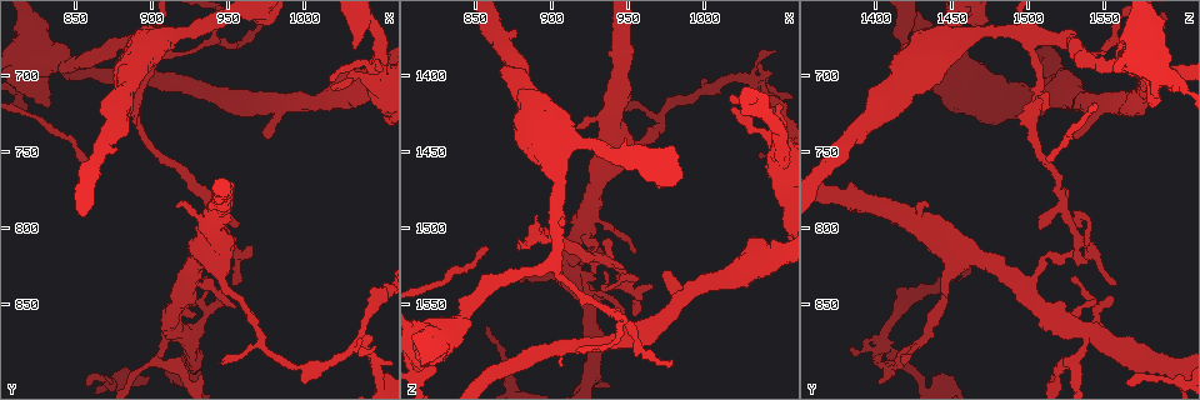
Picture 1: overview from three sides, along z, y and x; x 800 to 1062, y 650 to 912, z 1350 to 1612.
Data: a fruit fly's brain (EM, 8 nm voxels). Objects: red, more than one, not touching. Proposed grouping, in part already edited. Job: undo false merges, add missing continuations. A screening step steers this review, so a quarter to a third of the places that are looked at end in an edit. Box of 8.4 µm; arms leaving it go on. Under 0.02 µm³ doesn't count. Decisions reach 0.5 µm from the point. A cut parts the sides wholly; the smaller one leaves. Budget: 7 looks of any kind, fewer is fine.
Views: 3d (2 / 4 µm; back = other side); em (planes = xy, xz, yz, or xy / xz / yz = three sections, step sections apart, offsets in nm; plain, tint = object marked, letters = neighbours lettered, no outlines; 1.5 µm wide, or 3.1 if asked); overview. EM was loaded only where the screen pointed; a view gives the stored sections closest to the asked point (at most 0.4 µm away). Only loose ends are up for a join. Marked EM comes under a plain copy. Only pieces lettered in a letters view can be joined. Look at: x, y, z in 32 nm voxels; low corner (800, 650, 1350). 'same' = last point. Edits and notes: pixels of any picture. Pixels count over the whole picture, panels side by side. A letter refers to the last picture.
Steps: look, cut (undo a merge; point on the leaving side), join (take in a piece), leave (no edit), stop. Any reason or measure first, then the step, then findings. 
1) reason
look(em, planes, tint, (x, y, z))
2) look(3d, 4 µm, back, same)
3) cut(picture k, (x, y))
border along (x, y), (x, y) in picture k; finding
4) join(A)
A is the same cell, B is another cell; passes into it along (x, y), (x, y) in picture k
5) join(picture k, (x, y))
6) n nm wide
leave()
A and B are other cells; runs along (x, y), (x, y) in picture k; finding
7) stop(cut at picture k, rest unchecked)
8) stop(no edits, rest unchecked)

touches itself
look(em, planes, letters, (1022, 706, 1424))

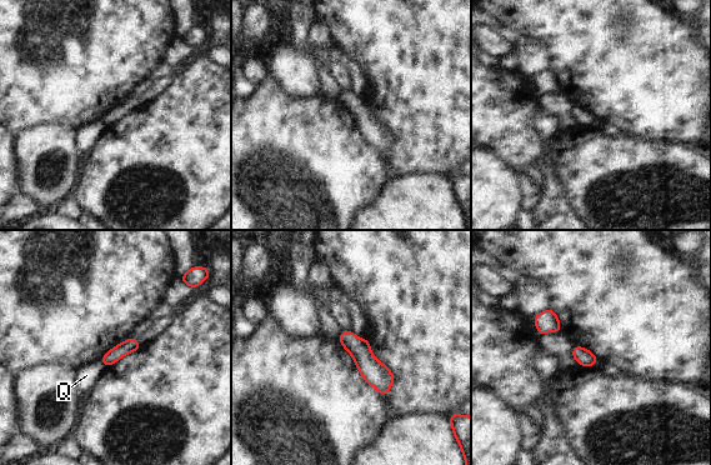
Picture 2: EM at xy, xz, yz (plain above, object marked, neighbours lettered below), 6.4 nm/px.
100 nm wide
leave()
Q is another cell; border along (99, 360), (106, 366) in picture 2; all the same cell

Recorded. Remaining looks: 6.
four or more arms meet
look(3d, 4 µm, (914, 866, 1536))

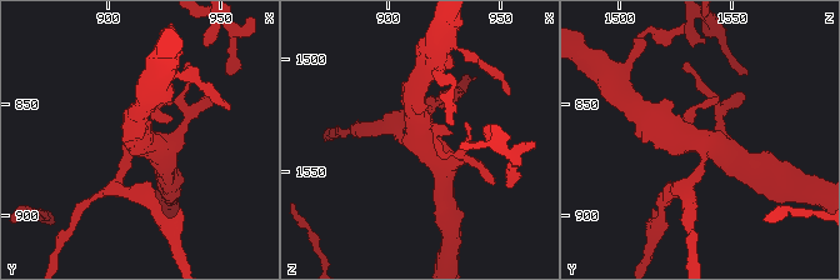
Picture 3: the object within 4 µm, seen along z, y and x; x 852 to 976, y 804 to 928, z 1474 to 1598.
need the tissue
look(em, planes, tint, (914, 866, 1538))

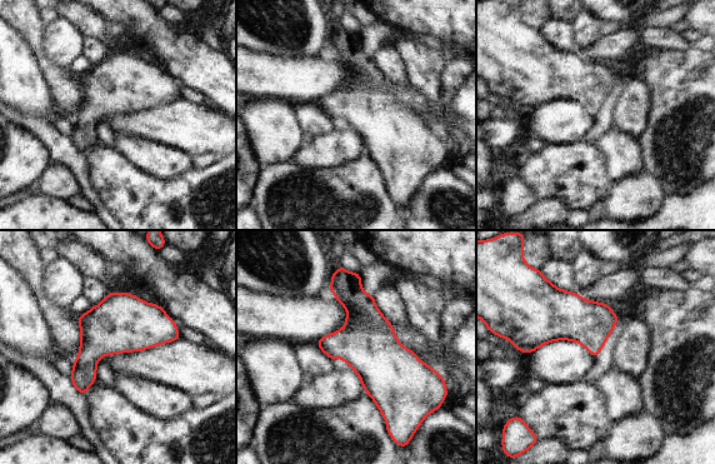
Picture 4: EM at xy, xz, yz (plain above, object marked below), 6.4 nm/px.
what lies round it
look(em, planes, letters, same)

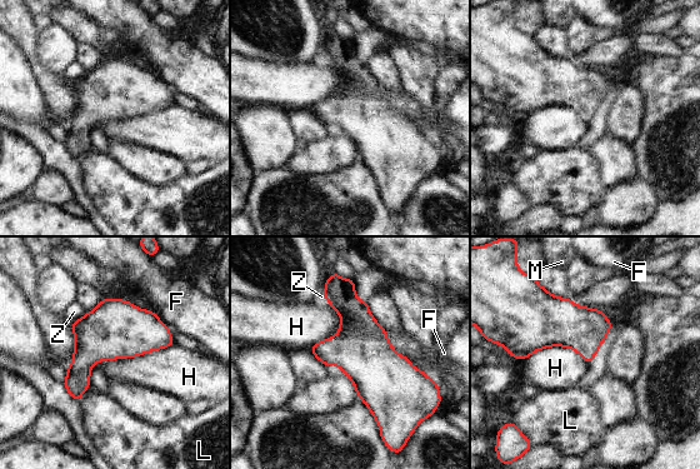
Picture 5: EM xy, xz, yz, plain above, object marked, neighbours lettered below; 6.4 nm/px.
H touches over 500 nm
leave()
F, H, L, M and Z are other cells; one cell here

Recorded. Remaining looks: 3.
abrupt turn
look(3d, 4 µm, (1038, 878, 1406))

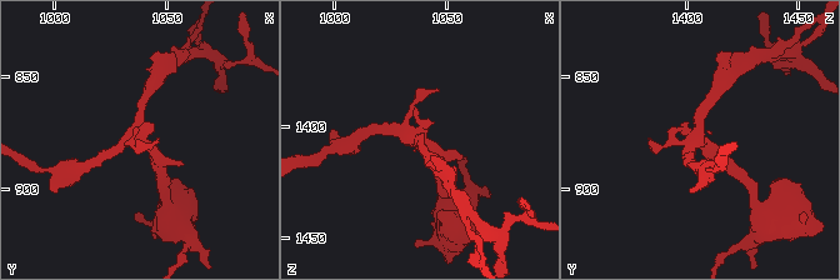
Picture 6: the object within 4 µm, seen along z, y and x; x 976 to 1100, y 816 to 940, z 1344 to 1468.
now the EM
look(em, xz, step 8, tint, (1036, 878, 1406))

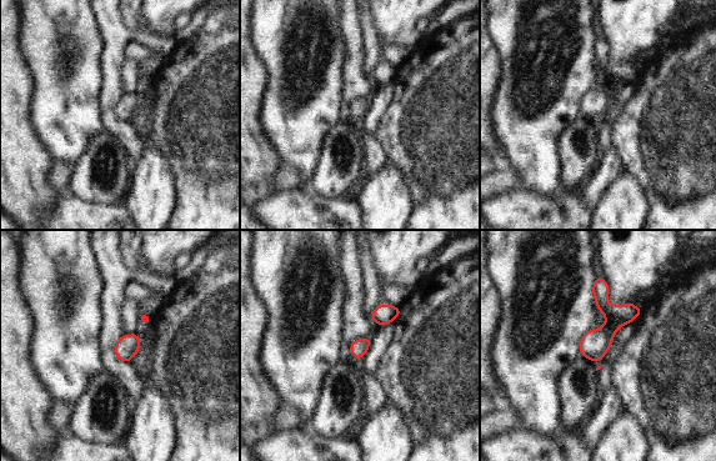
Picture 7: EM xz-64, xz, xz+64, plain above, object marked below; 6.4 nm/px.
look(em, yz, step 8, letters, same)

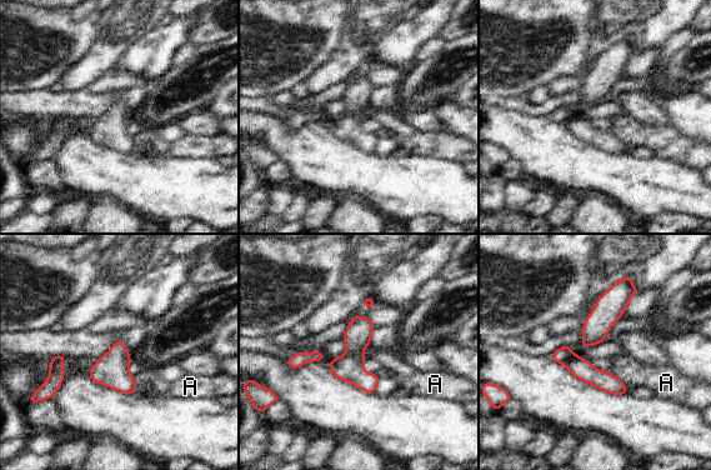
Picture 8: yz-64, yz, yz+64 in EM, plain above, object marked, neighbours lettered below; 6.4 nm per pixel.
140 nm wide
leave()
A is another cell; runs along (556, 355), (624, 389) in picture 8; all the same cell

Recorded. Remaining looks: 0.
stop(no edits, rest unchecked)

